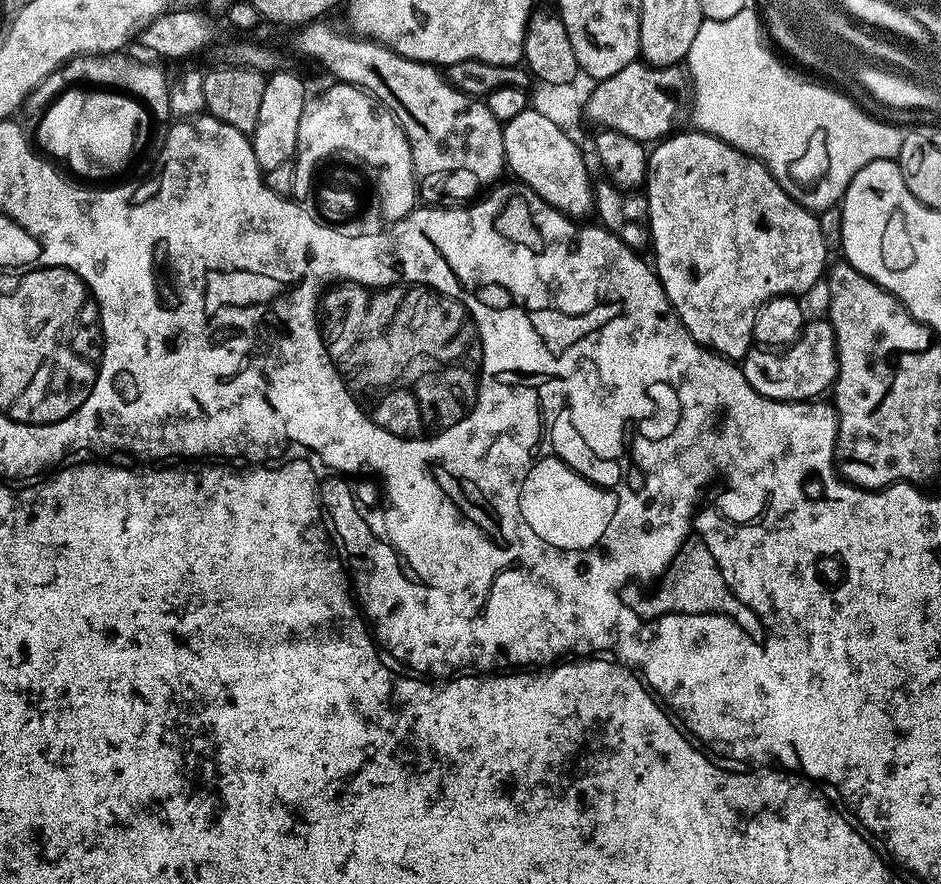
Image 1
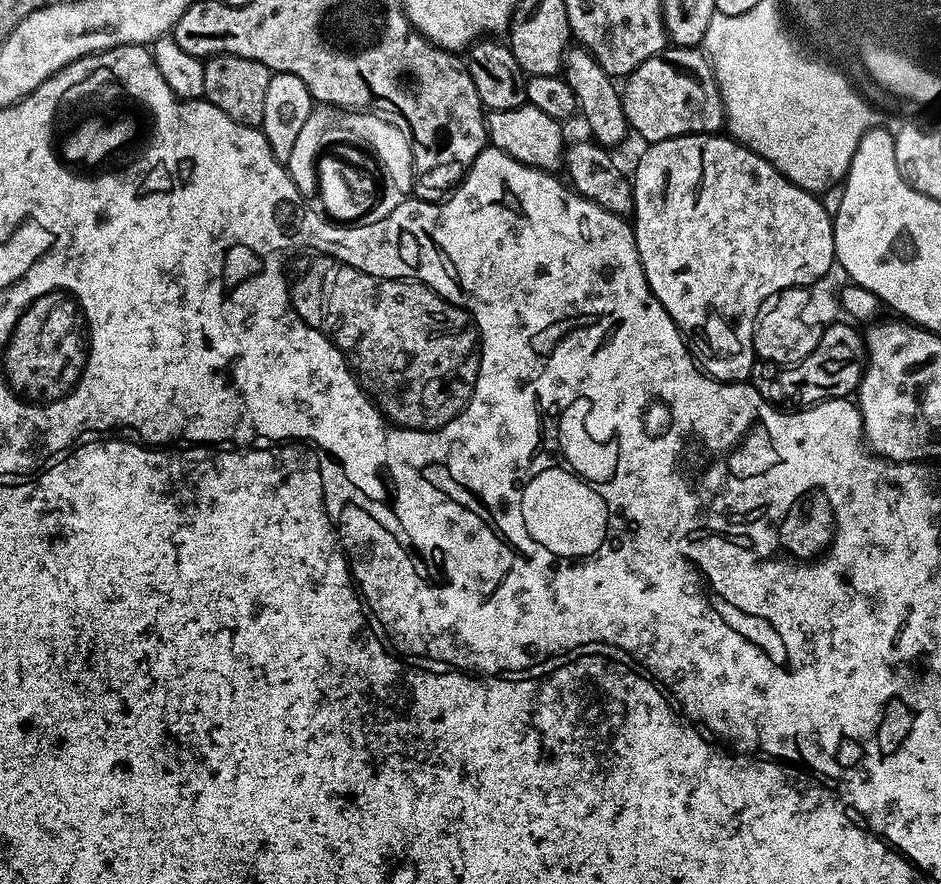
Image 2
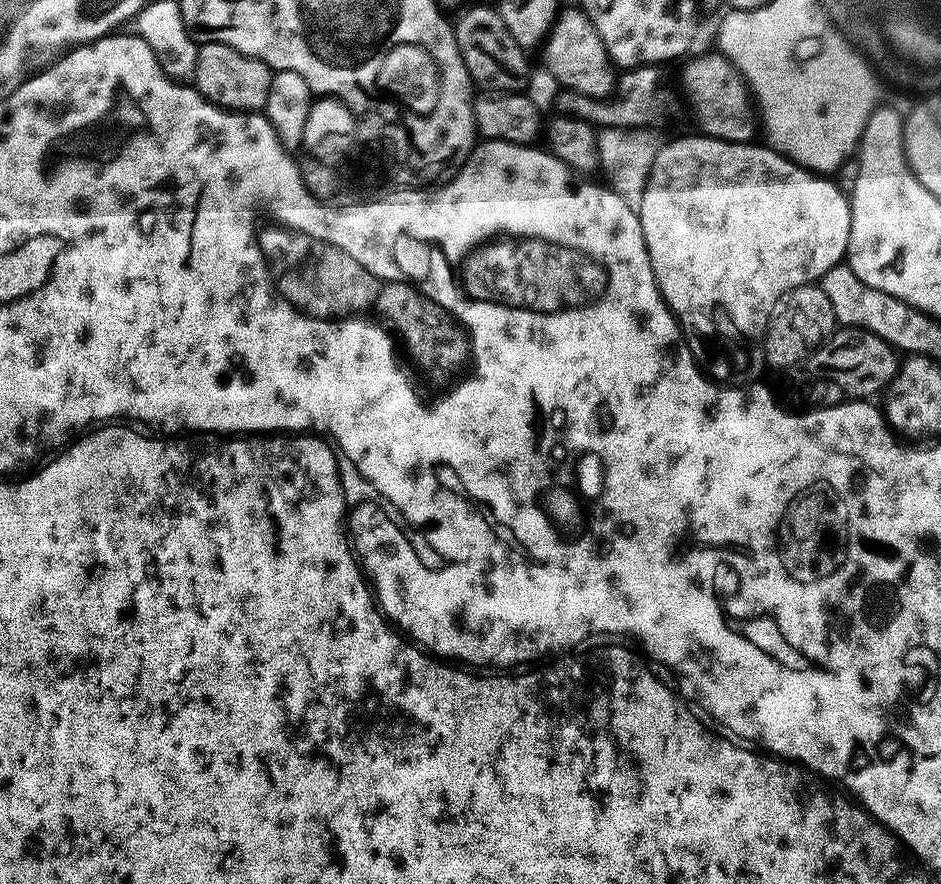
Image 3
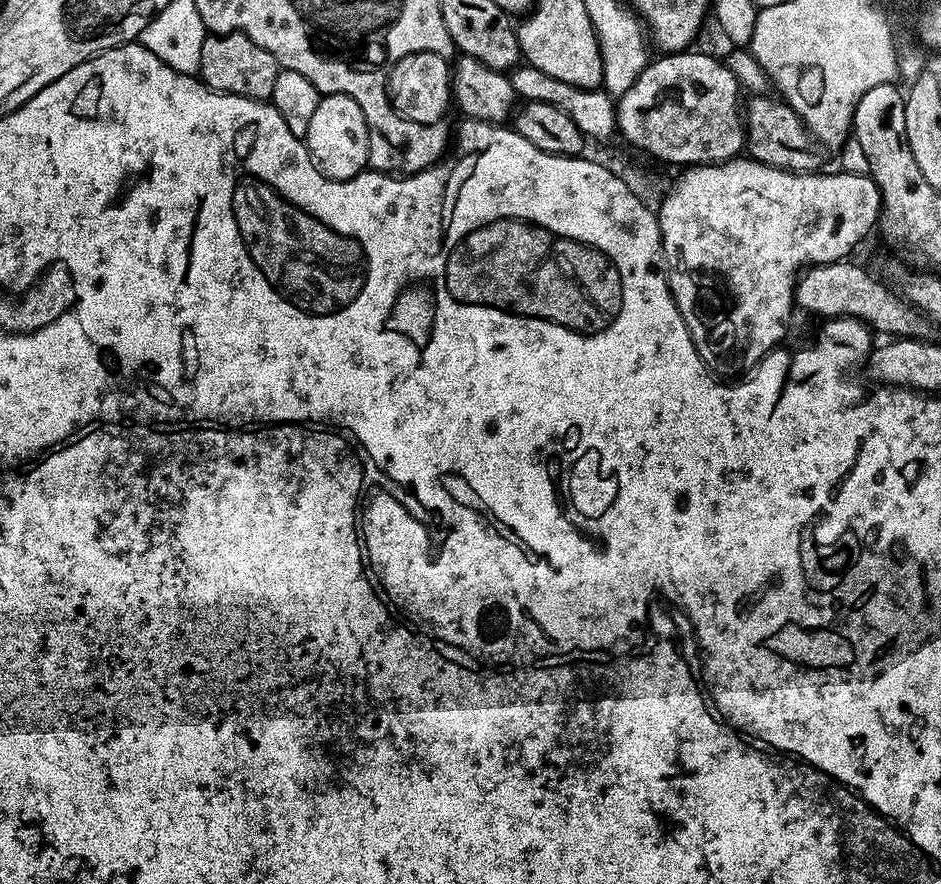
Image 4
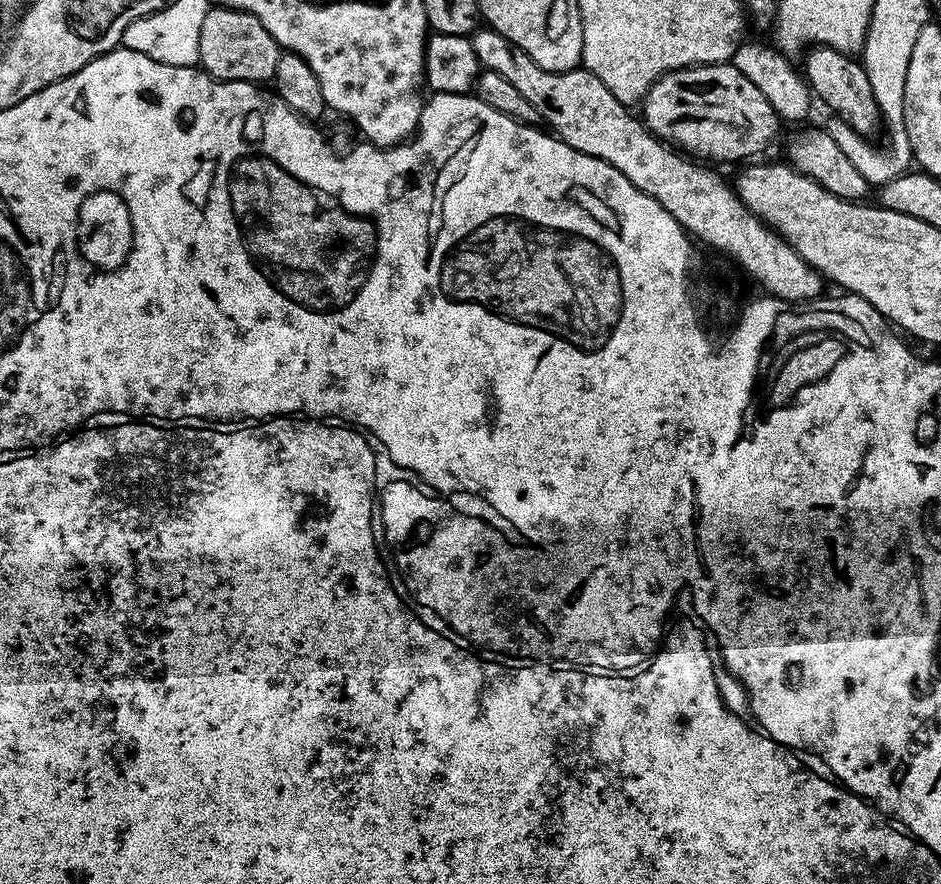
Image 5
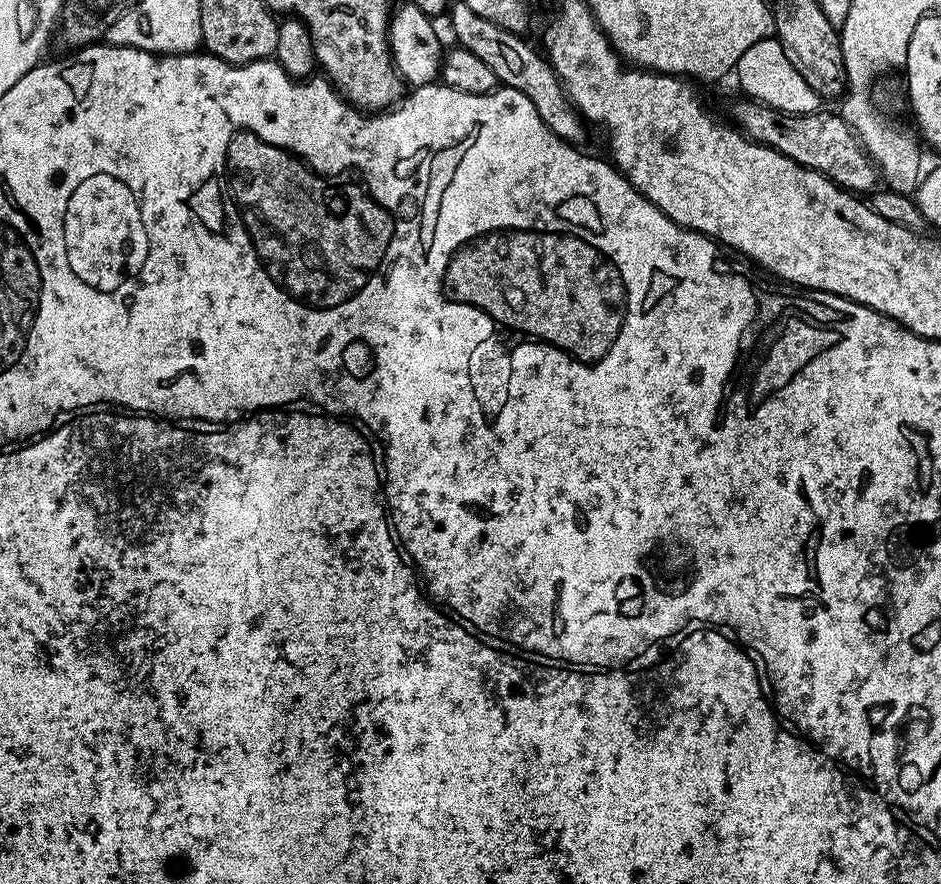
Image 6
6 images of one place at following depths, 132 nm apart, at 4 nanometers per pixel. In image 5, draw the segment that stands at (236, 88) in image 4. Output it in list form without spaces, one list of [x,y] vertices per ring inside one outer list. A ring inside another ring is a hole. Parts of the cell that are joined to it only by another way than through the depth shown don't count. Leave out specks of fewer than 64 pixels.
[[[209,7],[206,18],[202,22],[202,34],[198,38],[200,51],[199,67],[216,80],[230,82],[250,82],[263,85],[272,80],[274,70],[278,70],[278,58],[281,47],[258,22],[258,18],[249,12],[237,8]]]

